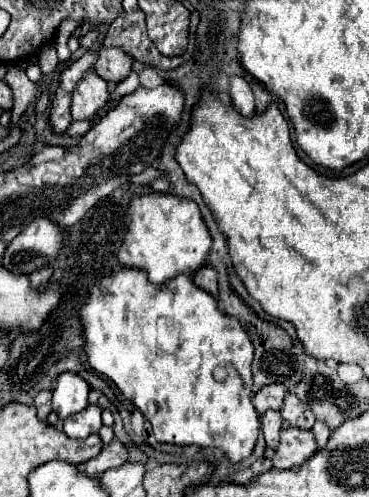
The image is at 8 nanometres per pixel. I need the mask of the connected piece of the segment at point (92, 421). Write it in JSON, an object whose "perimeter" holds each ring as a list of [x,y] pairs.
{"perimeter":[[[87,406],[83,412],[77,412],[69,416],[63,422],[63,430],[71,438],[87,438],[91,434],[97,434],[99,428],[103,426],[101,422],[101,408],[99,406]]]}

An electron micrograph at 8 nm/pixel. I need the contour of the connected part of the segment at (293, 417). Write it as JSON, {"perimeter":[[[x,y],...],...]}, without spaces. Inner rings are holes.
{"perimeter":[[[287,394],[283,400],[283,408],[281,408],[281,416],[283,420],[287,420],[291,426],[295,428],[303,428],[303,430],[311,430],[311,426],[315,424],[315,416],[309,410],[307,404],[303,404],[299,398],[295,398],[295,394]]]}

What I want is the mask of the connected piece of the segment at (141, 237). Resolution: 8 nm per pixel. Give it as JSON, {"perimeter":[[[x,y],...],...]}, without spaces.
{"perimeter":[[[175,194],[135,196],[129,206],[129,230],[117,254],[123,268],[141,270],[151,284],[163,284],[179,274],[197,272],[211,252],[211,234],[203,224],[199,206]]]}

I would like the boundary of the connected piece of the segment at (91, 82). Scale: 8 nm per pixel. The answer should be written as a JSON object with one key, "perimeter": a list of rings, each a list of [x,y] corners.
{"perimeter":[[[95,72],[85,74],[79,86],[73,92],[73,106],[71,116],[75,122],[101,118],[109,110],[109,88],[103,78]]]}

